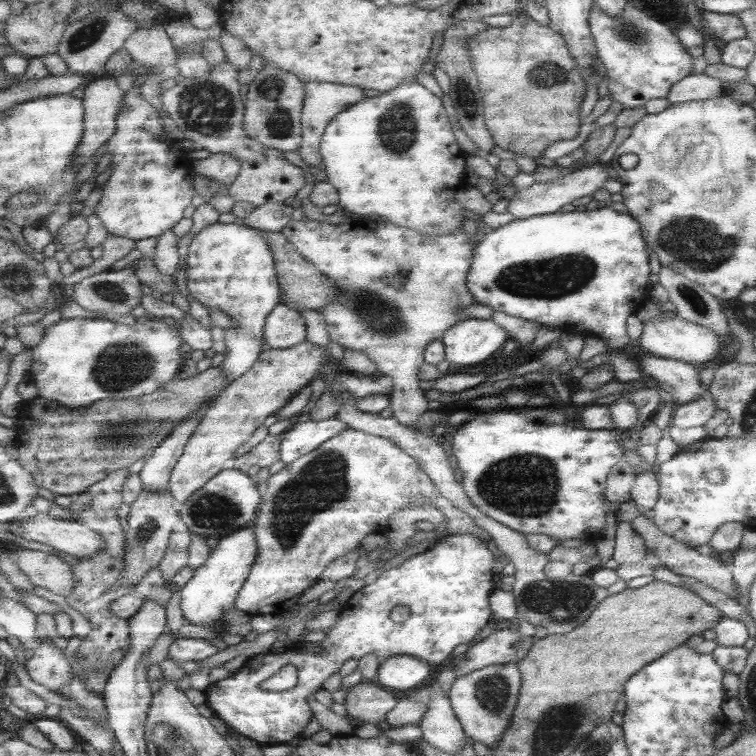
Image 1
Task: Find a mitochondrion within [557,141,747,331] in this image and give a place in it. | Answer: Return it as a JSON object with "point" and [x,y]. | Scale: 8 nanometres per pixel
{"point":[689,240]}

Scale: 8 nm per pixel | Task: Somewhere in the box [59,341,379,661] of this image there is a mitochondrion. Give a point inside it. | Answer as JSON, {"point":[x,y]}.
{"point":[323,483]}

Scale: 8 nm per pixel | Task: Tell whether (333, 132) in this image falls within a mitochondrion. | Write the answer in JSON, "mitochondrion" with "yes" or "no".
{"mitochondrion":"no"}

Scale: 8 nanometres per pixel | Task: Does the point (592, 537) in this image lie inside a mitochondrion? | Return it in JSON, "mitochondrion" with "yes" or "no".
{"mitochondrion":"no"}

